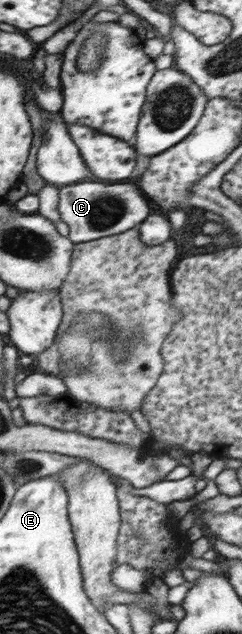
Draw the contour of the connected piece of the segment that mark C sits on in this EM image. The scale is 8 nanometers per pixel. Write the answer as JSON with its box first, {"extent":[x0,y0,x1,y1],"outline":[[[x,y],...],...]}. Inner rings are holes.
{"extent":[58,181,150,244],"outline":[[[87,181],[60,186],[60,189],[58,211],[61,220],[69,227],[68,237],[75,244],[95,241],[108,235],[120,235],[128,229],[134,229],[150,213],[148,201],[132,183],[112,185],[107,181]],[[102,211],[106,211],[106,215]]]}

